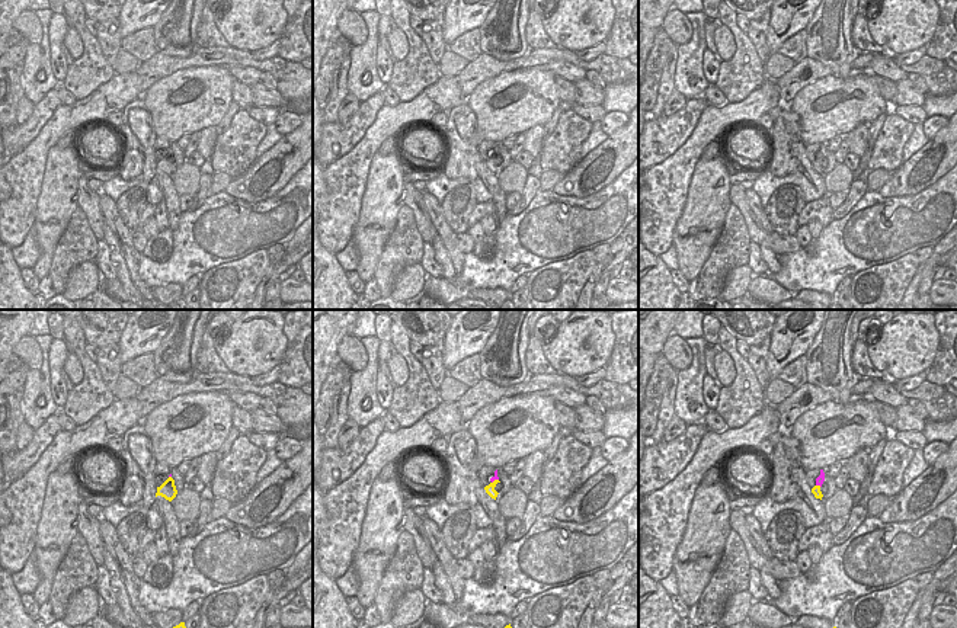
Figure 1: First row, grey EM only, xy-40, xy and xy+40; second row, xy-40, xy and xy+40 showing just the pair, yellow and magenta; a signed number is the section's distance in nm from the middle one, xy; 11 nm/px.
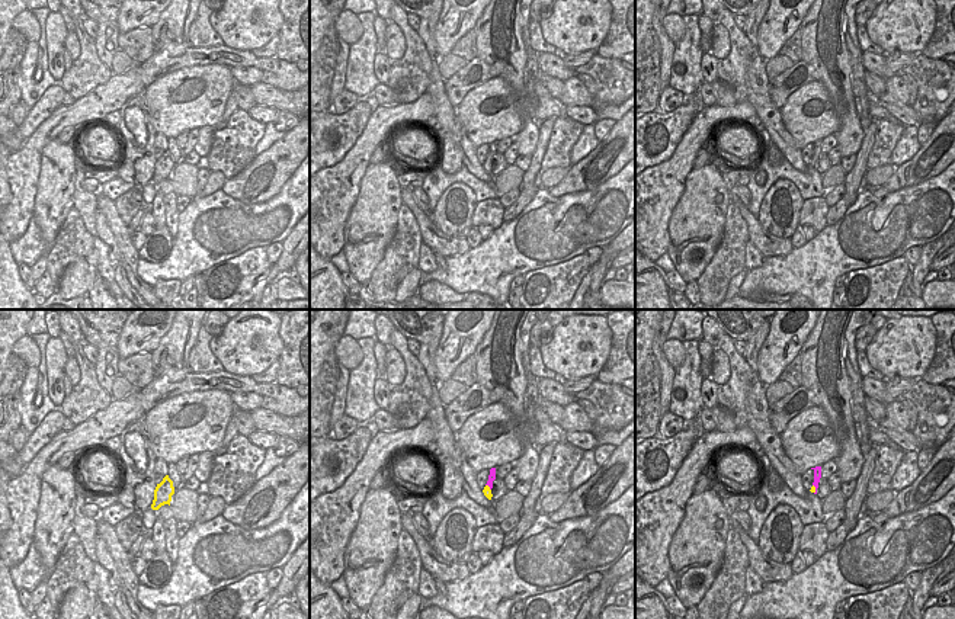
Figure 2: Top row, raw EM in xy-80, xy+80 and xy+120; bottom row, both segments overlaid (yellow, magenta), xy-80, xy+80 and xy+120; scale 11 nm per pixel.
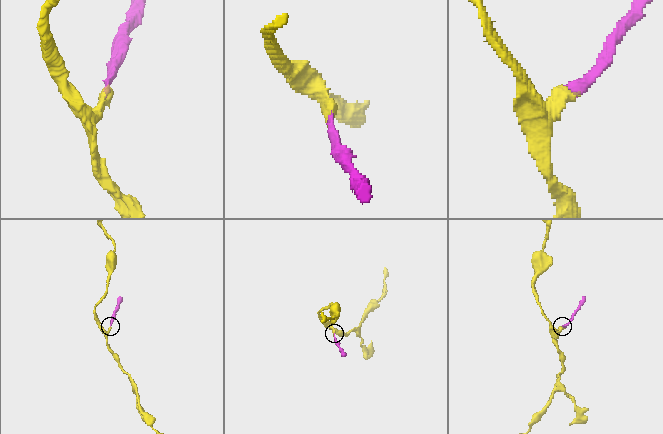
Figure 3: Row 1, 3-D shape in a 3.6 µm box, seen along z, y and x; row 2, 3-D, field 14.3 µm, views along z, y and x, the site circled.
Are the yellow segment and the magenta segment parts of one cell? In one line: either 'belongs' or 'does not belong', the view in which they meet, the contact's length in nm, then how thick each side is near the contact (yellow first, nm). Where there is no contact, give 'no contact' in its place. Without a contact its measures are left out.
belongs; meets yellow in xy; contact 100 nm long; 100 nm thick on the yellow side, 50 nm on the other

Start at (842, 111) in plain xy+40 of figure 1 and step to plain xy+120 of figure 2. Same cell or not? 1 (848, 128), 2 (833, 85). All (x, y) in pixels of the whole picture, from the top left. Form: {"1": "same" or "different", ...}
{"1": "different", "2": "different"}

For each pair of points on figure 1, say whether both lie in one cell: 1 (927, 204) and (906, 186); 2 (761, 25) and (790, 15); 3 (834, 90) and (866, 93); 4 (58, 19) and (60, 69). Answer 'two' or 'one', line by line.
1: two
2: two
3: one
4: one

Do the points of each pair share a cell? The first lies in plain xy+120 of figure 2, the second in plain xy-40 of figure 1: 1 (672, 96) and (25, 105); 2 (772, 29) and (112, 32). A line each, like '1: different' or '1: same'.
1: same
2: different

